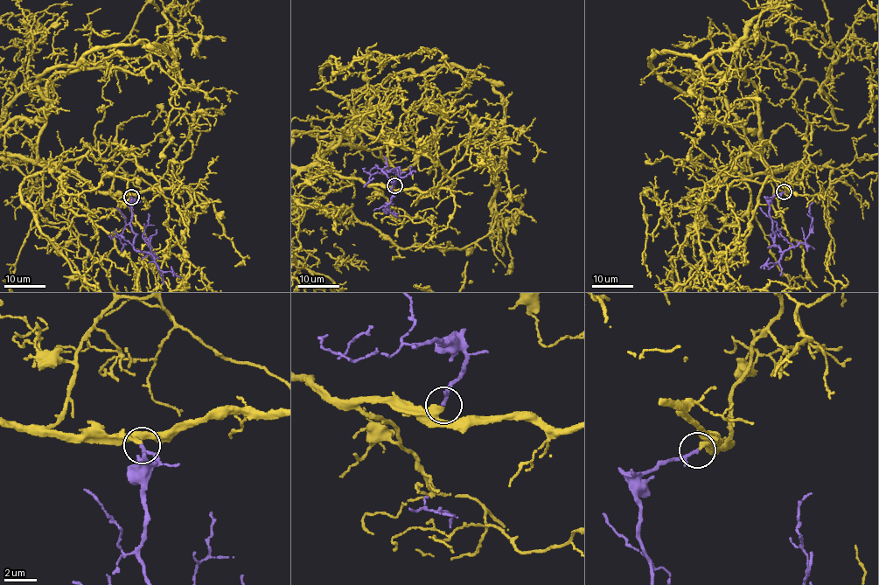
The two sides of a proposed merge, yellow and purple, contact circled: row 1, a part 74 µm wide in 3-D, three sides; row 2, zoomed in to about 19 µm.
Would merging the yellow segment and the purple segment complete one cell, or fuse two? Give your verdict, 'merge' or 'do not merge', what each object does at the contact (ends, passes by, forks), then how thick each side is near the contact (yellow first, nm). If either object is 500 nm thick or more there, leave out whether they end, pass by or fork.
merge; yellow ends; purple passes by; calibres 300 and 150 nm

